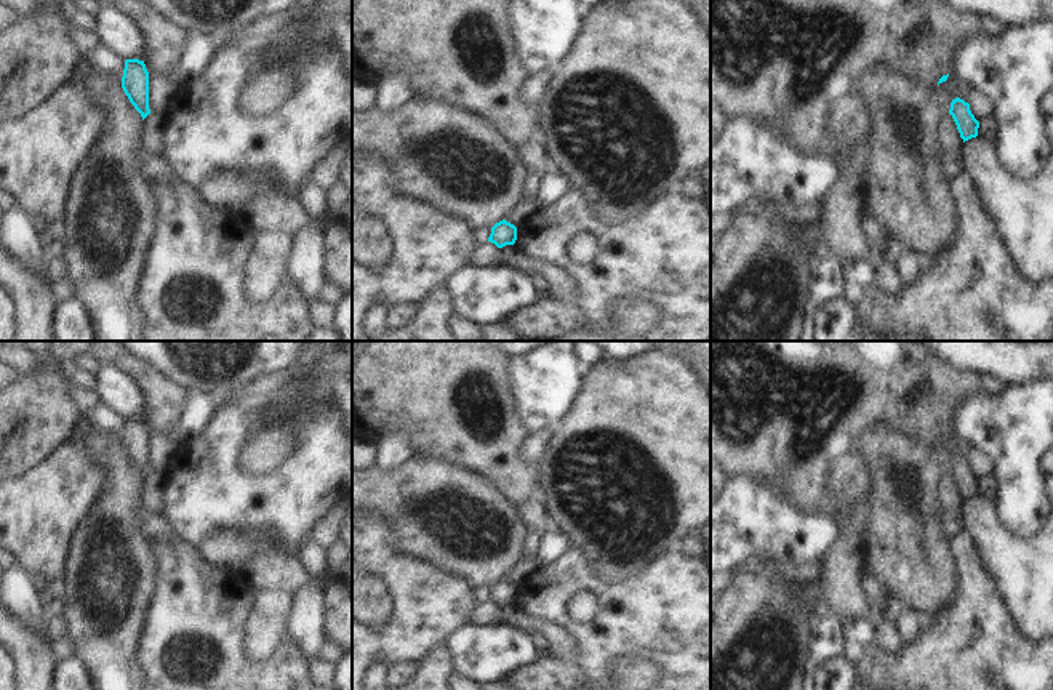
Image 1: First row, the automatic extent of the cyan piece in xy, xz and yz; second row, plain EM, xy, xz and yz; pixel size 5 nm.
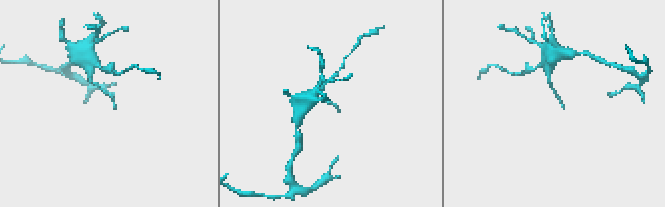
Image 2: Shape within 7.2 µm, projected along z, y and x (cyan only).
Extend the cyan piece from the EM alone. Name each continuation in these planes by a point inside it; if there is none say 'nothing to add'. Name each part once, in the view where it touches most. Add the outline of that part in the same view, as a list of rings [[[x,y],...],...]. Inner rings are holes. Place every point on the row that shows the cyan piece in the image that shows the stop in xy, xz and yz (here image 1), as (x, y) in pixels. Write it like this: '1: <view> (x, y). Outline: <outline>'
nothing to add.

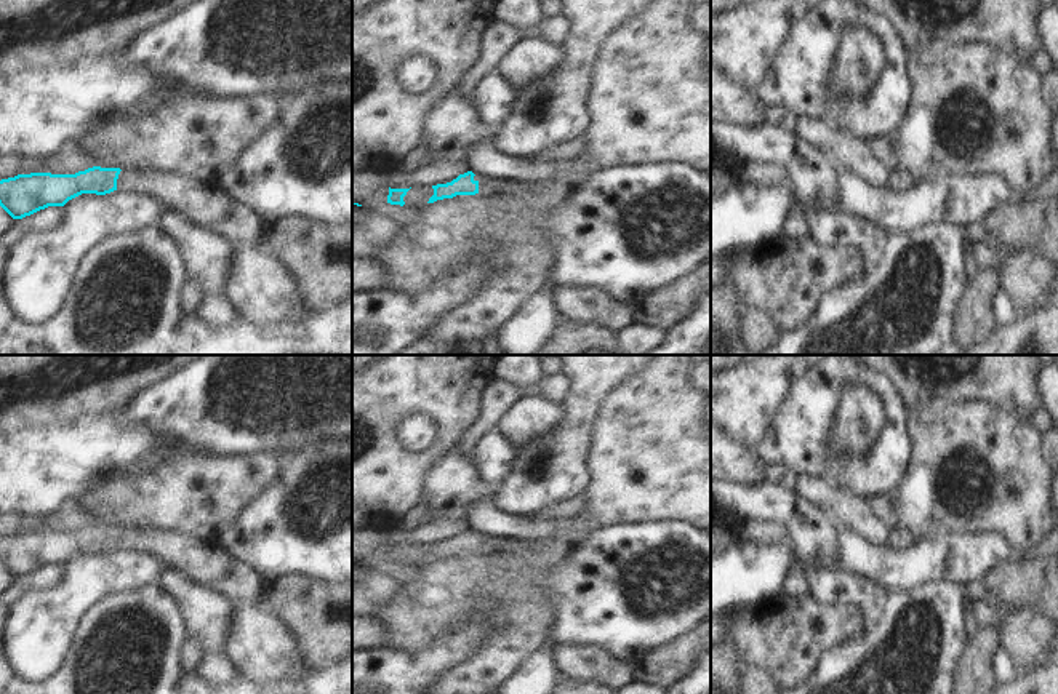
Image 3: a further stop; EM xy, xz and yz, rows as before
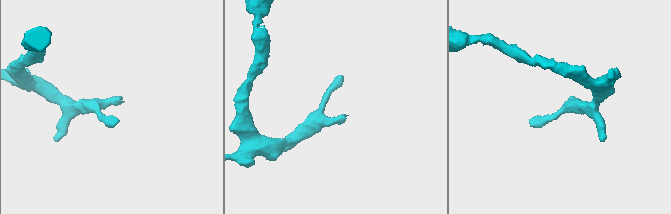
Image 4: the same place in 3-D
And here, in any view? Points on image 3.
1: xz (487, 186). Outline: [[[479,174],[474,176],[474,181],[479,182],[479,193],[482,195],[504,192],[519,197],[523,192],[522,182],[501,181],[498,177],[482,177]]]

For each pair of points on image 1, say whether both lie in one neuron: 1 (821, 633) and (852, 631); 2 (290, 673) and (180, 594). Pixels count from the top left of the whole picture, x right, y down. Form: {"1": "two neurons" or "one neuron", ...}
{"1": "two neurons", "2": "one neuron"}

